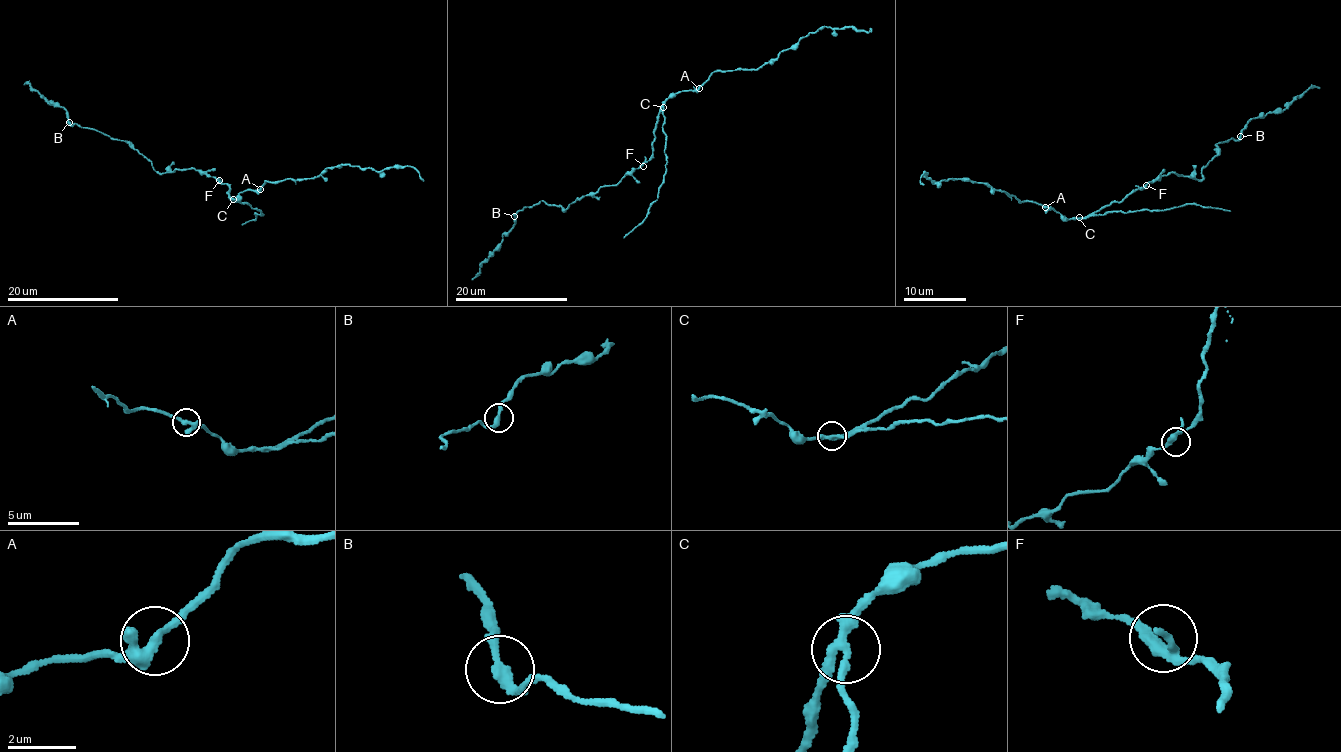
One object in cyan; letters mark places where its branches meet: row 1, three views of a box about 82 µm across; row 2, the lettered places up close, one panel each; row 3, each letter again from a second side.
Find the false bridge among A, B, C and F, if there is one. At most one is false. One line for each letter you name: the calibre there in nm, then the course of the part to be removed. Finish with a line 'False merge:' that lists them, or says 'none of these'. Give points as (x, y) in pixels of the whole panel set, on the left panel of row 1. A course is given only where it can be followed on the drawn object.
C: 260 nm | (233, 199), (246, 203), (263, 214), (255, 213), (255, 219), (242, 225)
False merge: C

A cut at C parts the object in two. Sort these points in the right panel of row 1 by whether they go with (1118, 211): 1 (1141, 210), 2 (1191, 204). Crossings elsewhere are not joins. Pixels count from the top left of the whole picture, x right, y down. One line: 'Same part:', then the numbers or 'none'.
Same part: 1, 2

